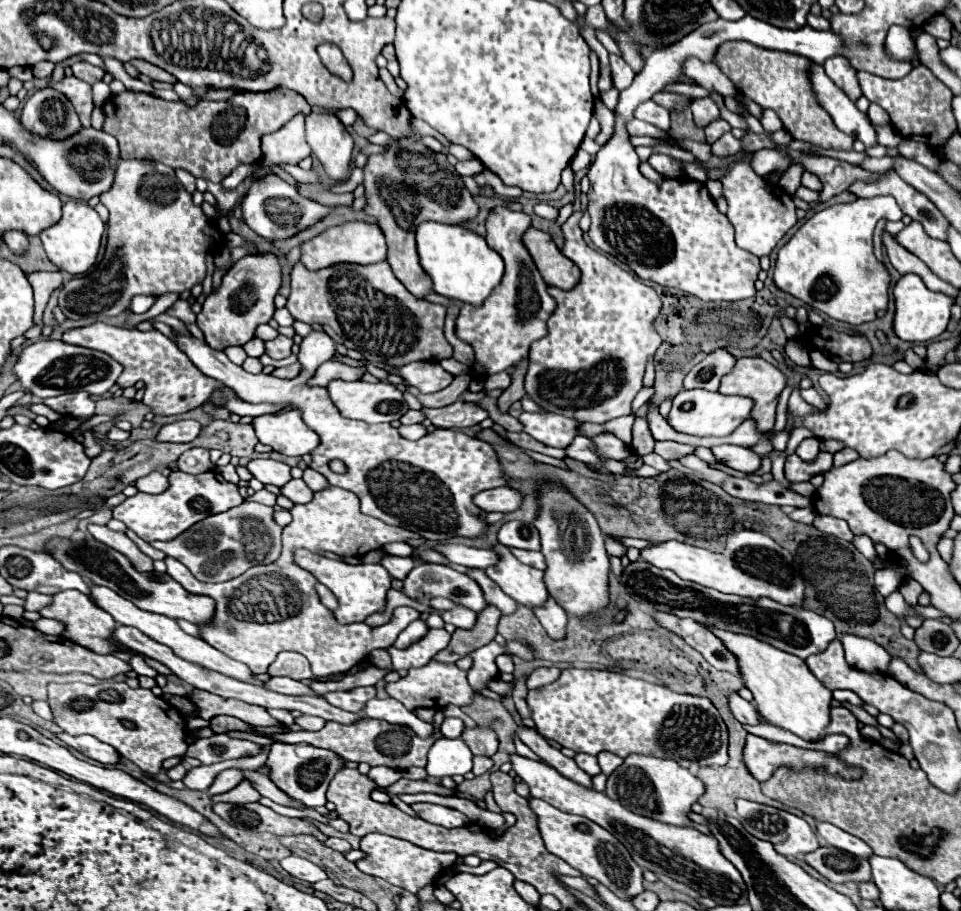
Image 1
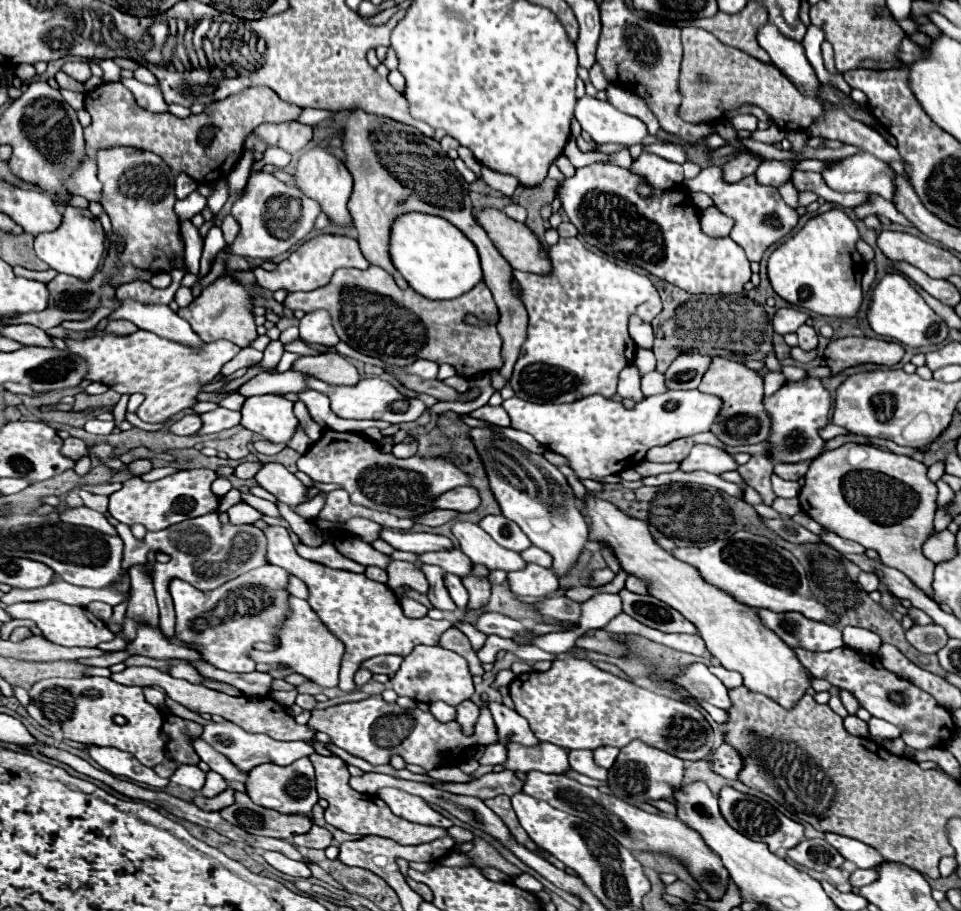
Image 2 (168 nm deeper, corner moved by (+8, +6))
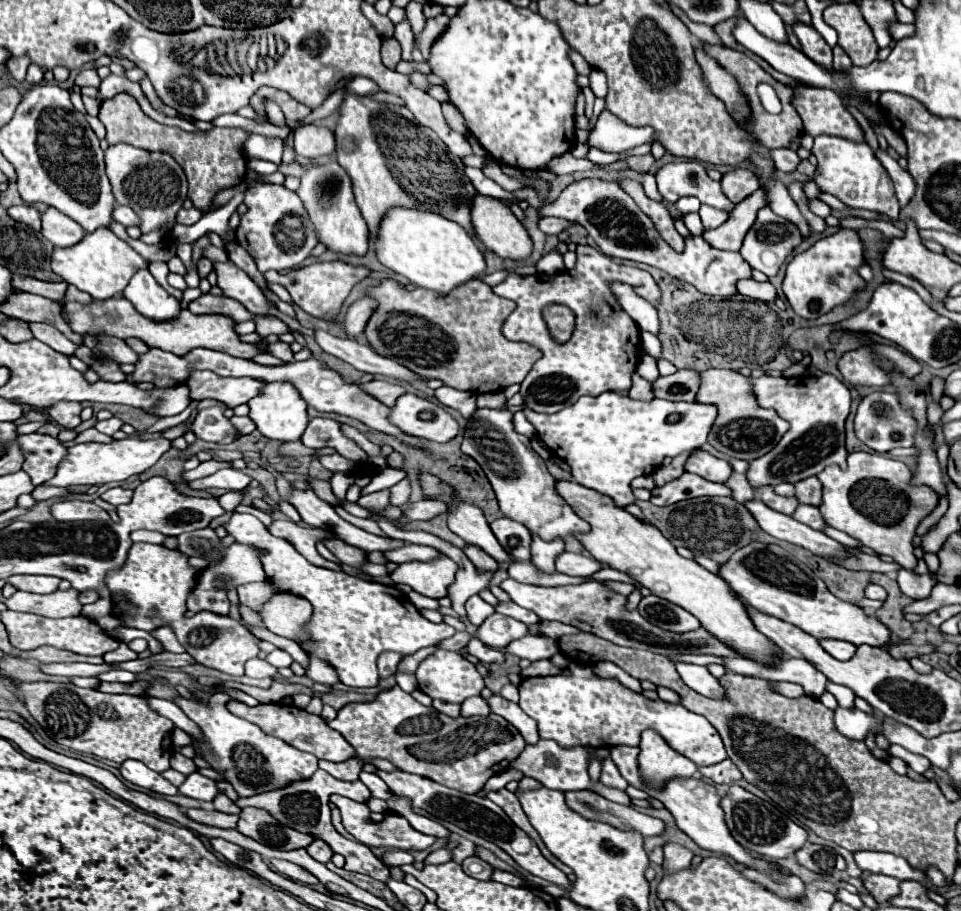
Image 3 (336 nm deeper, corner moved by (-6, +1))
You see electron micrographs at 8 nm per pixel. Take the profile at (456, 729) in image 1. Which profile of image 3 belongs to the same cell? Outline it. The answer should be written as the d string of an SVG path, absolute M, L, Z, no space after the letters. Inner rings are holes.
M434 701L432 703L432 707L436 709L436 711L440 711L440 713L444 713L444 715L448 715L448 717L458 717L460 715L460 705L454 705L454 703L446 703L446 701Z

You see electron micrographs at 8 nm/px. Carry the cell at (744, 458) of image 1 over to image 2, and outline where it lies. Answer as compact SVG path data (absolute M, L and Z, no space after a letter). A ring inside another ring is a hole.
M696 444L692 448L692 452L680 464L680 470L684 470L684 472L706 470L712 474L722 474L722 472L736 470L736 468L738 468L738 464L734 462L734 458L730 454L726 454L724 450L720 450L716 446L708 446L708 444Z

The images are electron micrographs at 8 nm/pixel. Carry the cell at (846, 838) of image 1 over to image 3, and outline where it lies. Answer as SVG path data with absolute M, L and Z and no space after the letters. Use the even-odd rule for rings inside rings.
M858 851L858 853L854 853L854 859L856 859L856 865L862 871L890 875L890 877L896 877L898 881L914 879L914 881L920 881L922 885L926 885L926 875L920 873L920 871L916 871L916 869L912 869L898 855L880 853L880 851Z

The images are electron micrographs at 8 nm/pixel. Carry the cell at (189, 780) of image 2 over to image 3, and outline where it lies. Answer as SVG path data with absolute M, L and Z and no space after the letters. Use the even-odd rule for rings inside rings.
M196 771L196 773L188 775L186 781L180 785L180 793L200 799L200 801L212 801L218 795L218 787L216 787L214 779L204 777Z

